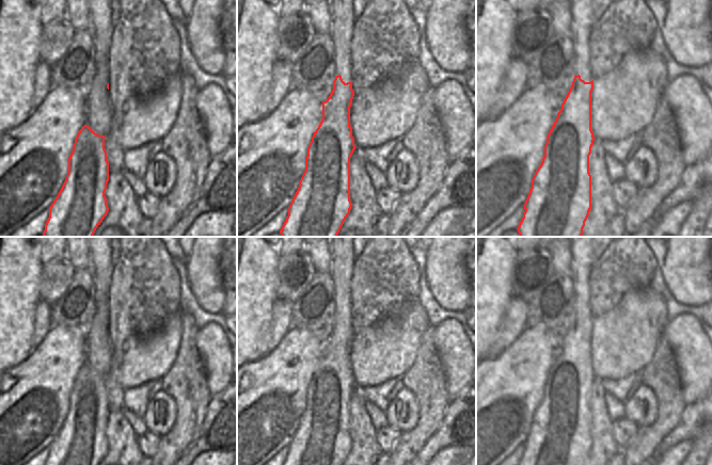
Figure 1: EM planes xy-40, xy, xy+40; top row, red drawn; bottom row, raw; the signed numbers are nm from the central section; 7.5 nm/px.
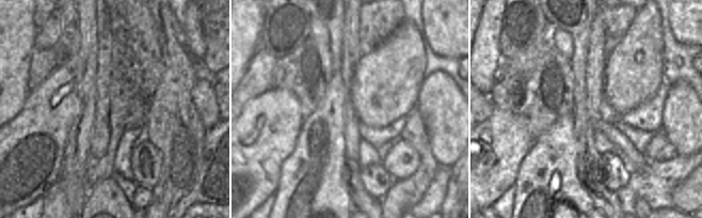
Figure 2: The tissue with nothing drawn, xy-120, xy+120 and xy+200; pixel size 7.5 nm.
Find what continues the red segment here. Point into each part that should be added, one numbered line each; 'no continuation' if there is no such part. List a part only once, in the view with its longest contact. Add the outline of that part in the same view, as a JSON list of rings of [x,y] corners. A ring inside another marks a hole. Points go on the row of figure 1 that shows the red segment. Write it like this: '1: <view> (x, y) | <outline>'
1: xy+40 (581, 11) | [[[568,0],[570,4],[570,36],[574,47],[574,76],[580,75],[585,82],[594,80],[589,64],[589,36],[594,26],[594,6],[591,0]]]

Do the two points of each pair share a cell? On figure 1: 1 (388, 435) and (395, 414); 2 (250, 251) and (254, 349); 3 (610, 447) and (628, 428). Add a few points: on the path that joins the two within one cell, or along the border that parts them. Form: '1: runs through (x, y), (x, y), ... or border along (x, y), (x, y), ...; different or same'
1: border along (388, 423), (400, 432); different
2: runs through (249, 275), (249, 324); same
3: border along (612, 421), (612, 436), (619, 450); different

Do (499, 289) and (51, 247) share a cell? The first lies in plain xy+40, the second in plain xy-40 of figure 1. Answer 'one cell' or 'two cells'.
two cells

